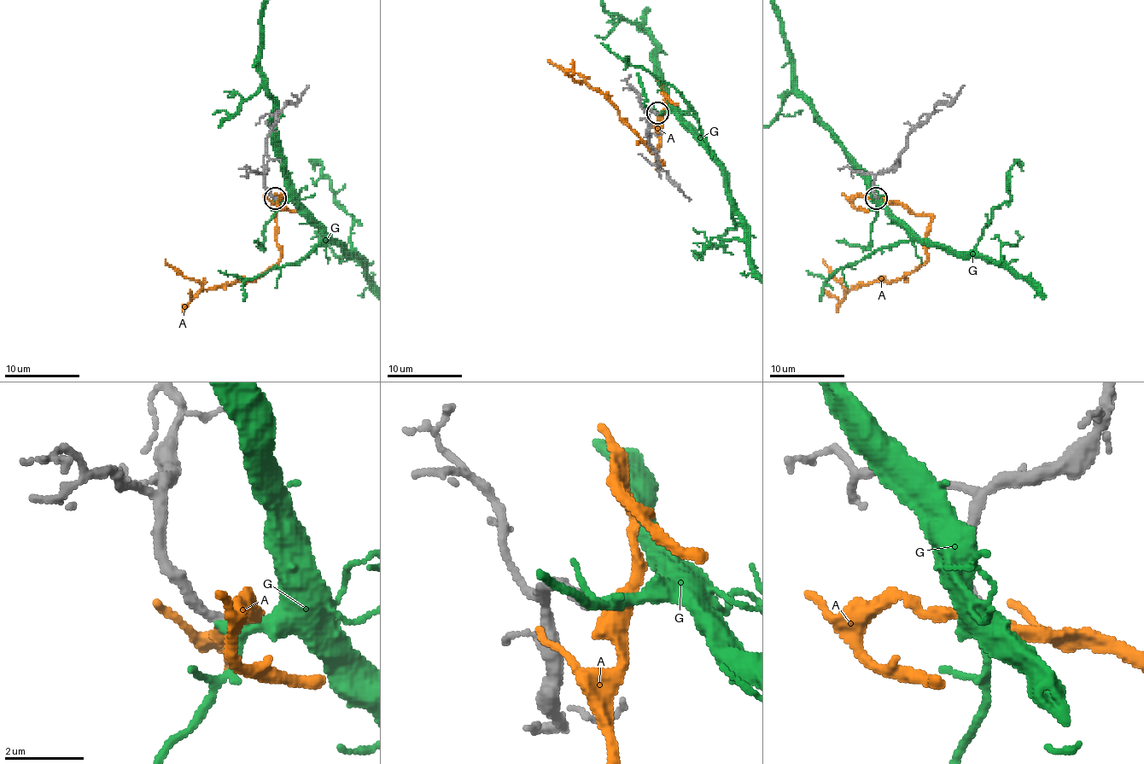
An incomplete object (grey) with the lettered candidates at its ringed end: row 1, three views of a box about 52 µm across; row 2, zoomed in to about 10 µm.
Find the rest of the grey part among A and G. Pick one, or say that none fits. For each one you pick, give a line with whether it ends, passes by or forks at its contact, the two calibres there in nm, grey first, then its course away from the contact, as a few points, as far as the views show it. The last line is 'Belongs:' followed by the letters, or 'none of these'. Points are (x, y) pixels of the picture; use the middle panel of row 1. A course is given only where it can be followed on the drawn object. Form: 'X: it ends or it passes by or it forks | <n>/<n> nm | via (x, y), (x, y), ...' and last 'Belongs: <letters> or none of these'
G: it passes by | 280/220 nm
Belongs: G

